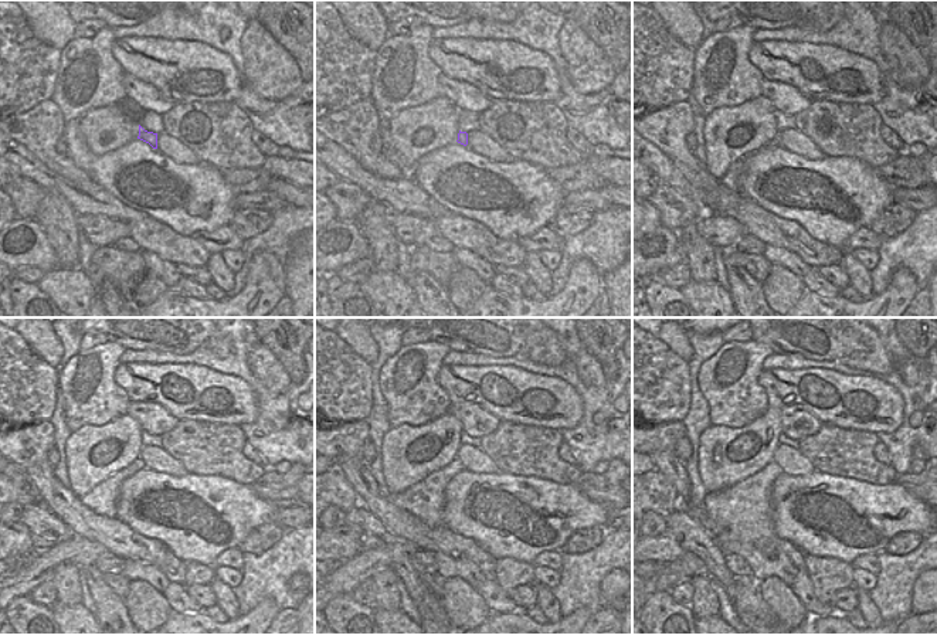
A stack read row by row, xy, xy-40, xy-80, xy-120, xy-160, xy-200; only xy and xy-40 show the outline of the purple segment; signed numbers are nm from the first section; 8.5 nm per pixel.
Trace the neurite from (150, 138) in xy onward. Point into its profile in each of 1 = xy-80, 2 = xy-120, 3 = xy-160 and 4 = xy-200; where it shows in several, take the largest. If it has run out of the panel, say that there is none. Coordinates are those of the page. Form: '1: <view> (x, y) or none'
1: xy-80 (776, 142)
2: xy-120 (102, 499)
3: xy-160 (425, 501)
4: xy-200 (743, 510)

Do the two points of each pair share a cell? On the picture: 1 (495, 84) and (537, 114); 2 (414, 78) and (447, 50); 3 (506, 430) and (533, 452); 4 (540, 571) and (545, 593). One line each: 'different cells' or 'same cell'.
1: different cells
2: different cells
3: same cell
4: different cells

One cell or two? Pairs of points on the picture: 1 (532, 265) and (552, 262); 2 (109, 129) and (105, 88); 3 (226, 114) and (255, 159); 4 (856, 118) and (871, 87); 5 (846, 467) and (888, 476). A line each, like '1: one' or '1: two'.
1: two
2: two
3: one
4: two
5: one

